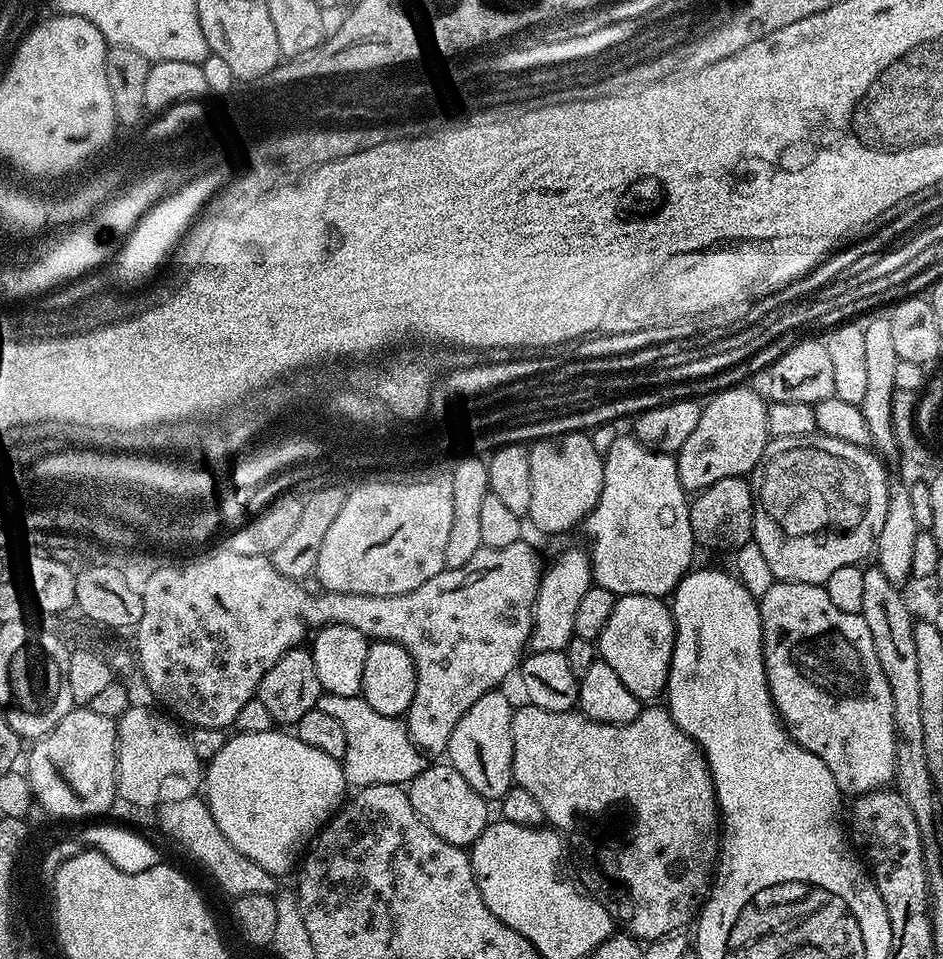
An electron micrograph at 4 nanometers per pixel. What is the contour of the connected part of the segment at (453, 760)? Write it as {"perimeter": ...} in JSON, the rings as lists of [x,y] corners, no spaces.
{"perimeter":[[[503,691],[487,692],[482,694],[482,698],[478,698],[478,702],[474,702],[474,706],[470,706],[470,710],[466,710],[466,714],[462,714],[462,718],[458,718],[458,722],[454,726],[454,734],[450,734],[450,742],[446,753],[447,763],[454,766],[454,770],[458,770],[458,774],[462,774],[462,778],[466,778],[466,782],[470,782],[470,786],[474,786],[474,790],[478,790],[478,794],[484,797],[489,802],[499,801],[501,796],[504,796],[514,786],[512,778],[512,763],[514,762],[514,738],[512,737],[512,713],[514,704],[511,704],[506,697],[503,696]]]}

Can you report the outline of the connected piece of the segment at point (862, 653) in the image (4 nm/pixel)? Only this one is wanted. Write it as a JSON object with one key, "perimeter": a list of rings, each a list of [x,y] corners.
{"perimeter":[[[776,580],[774,584],[766,590],[764,596],[759,597],[760,617],[762,618],[762,646],[764,647],[764,665],[766,666],[766,674],[768,675],[768,689],[772,695],[772,704],[776,707],[776,713],[779,714],[784,722],[784,727],[788,733],[794,738],[794,742],[798,742],[798,746],[802,746],[806,750],[810,750],[810,754],[818,754],[818,758],[822,758],[822,762],[826,762],[830,774],[834,774],[834,782],[838,782],[841,793],[845,797],[855,798],[864,796],[868,792],[878,792],[887,789],[889,785],[896,779],[896,731],[894,730],[894,698],[890,694],[890,686],[886,682],[886,674],[882,674],[882,666],[878,662],[878,653],[874,650],[874,638],[870,638],[870,626],[866,626],[863,616],[860,613],[846,614],[846,610],[838,610],[838,606],[834,606],[834,602],[830,602],[830,594],[826,594],[826,590],[818,584],[803,584],[802,582],[794,582],[791,584],[789,580]]]}

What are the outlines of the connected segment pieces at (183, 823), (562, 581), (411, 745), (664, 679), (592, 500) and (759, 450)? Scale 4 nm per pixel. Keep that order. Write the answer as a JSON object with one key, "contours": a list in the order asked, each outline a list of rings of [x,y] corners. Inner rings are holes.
{"contours":[[[[199,795],[183,798],[181,801],[163,805],[162,812],[165,830],[178,843],[185,844],[194,859],[201,860],[208,867],[209,874],[232,895],[232,898],[246,894],[272,894],[277,891],[277,877],[262,866],[258,866],[258,862],[246,858],[246,854],[242,854],[228,841],[226,834],[218,826],[207,799]]],[[[568,548],[552,565],[543,569],[536,601],[532,607],[532,633],[528,635],[527,647],[534,652],[554,650],[563,652],[574,635],[574,613],[586,590],[594,587],[592,557],[580,548]]],[[[363,695],[358,696],[321,696],[318,705],[326,714],[338,718],[342,722],[342,730],[346,730],[346,754],[342,761],[344,765],[344,777],[348,779],[353,789],[359,790],[371,784],[399,784],[406,786],[426,766],[425,753],[412,740],[408,732],[408,725],[403,719],[386,714],[378,714],[367,702]]],[[[630,594],[629,596],[621,596],[616,601],[614,610],[610,610],[610,618],[603,628],[602,634],[598,641],[599,659],[606,662],[606,666],[610,666],[610,670],[614,670],[614,674],[618,674],[619,680],[626,686],[626,690],[630,690],[630,694],[634,694],[634,698],[638,698],[642,702],[652,702],[656,695],[663,693],[668,687],[668,675],[670,674],[670,662],[674,654],[674,642],[676,641],[676,619],[672,616],[671,607],[659,596],[643,596],[642,594]]],[[[567,432],[552,436],[549,440],[535,441],[529,447],[530,454],[530,510],[527,519],[540,532],[568,532],[579,525],[594,510],[604,485],[604,462],[602,454],[594,450],[591,435],[583,432]]],[[[748,386],[727,388],[715,393],[703,405],[702,415],[698,418],[698,426],[694,426],[690,438],[686,438],[686,442],[682,442],[679,452],[675,453],[678,478],[682,482],[685,492],[695,494],[706,486],[714,486],[714,482],[722,482],[722,478],[747,477],[756,469],[756,463],[762,458],[770,439],[768,404],[765,397],[759,391],[757,392],[751,392]]]]}

